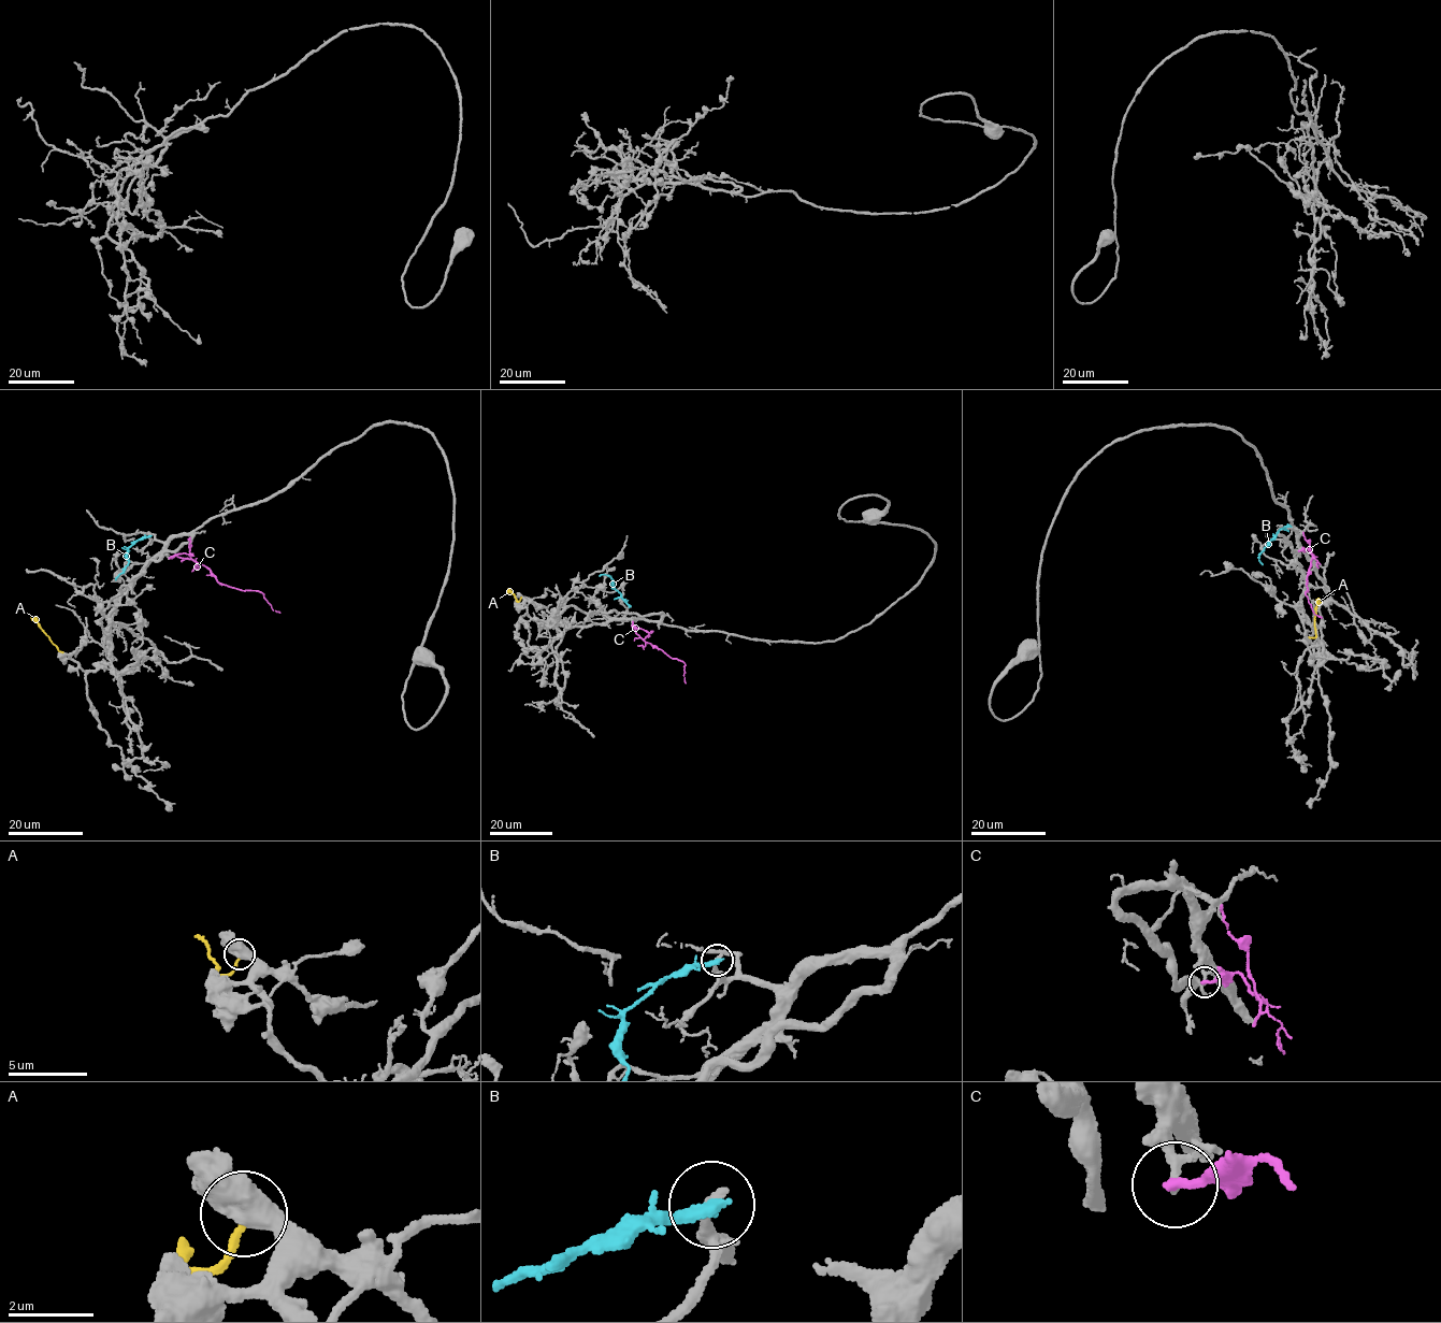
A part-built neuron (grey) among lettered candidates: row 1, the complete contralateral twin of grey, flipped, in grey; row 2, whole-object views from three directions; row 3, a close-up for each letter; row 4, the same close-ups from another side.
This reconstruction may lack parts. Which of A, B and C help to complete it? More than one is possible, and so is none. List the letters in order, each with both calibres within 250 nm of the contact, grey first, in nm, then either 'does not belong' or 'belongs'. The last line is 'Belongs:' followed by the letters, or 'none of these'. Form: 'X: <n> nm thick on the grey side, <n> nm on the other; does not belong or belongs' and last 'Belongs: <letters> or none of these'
A: 700 nm thick on the grey side, 180 nm on the other; does not belong
B: 260 nm thick on the grey side, 320 nm on the other; does not belong
C: 180 nm thick on the grey side, 240 nm on the other; does not belong
Belongs: none of these

